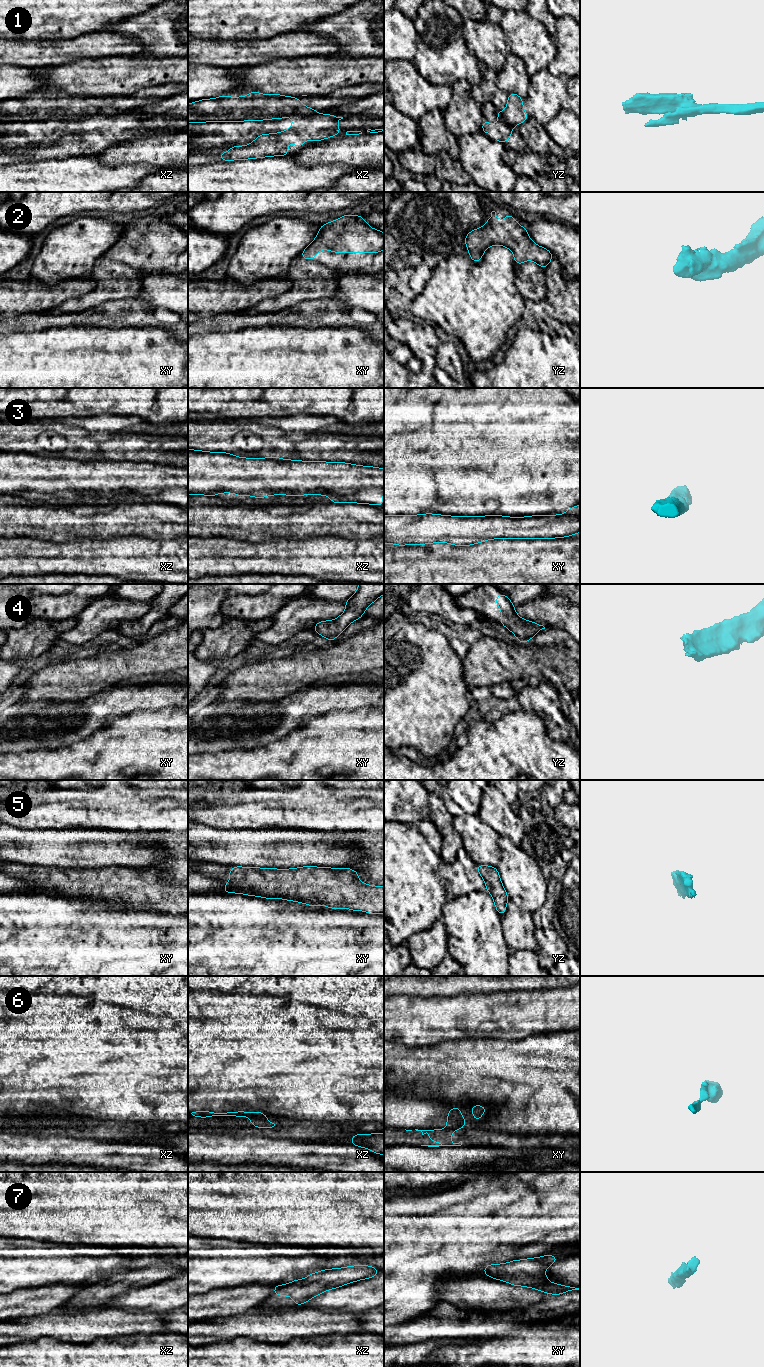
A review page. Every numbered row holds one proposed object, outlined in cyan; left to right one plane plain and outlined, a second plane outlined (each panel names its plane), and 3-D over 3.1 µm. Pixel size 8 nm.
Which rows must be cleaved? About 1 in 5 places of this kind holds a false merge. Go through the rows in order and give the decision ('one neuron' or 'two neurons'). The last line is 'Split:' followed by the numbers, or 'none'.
1: two neurons
2: one neuron
3: one neuron
4: one neuron
5: one neuron
6: two neurons
7: one neuron
Split: 1, 6

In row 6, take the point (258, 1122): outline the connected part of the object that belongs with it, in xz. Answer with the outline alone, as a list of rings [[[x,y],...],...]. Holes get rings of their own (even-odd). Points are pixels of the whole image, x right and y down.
[[[251,1118],[251,1125],[256,1126],[258,1128],[272,1128],[275,1126],[274,1123],[268,1122],[265,1118]]]

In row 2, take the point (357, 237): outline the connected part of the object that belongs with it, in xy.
[[[344,215],[340,219],[320,226],[319,233],[313,242],[301,252],[300,256],[314,260],[318,251],[328,249],[333,253],[379,253],[384,249],[384,233],[377,228],[371,229],[362,215]]]

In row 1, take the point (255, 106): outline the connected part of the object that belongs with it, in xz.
[[[249,92],[245,97],[203,99],[188,105],[188,123],[239,122],[309,117],[316,110],[305,107],[297,97]]]

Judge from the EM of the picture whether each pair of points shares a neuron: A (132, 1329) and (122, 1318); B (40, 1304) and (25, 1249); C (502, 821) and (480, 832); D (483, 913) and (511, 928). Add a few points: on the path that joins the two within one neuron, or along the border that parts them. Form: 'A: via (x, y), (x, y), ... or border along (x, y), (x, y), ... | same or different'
A: via (131, 1326), (125, 1320) | same
B: border along (59, 1283), (40, 1287), (19, 1288), (13, 1291) | different
C: border along (478, 813), (500, 836) | different
D: border along (500, 916), (503, 937), (508, 946) | different

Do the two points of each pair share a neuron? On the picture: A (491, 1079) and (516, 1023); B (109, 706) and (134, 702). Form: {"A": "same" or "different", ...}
{"A": "different", "B": "same"}

